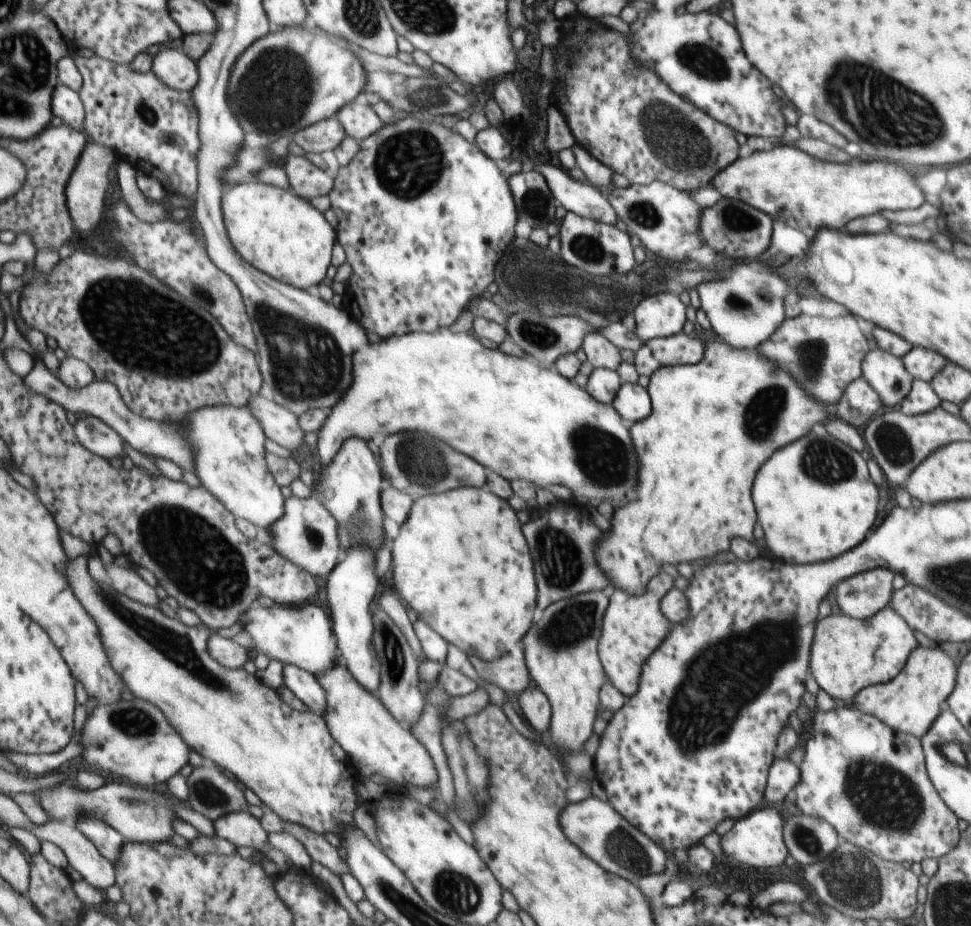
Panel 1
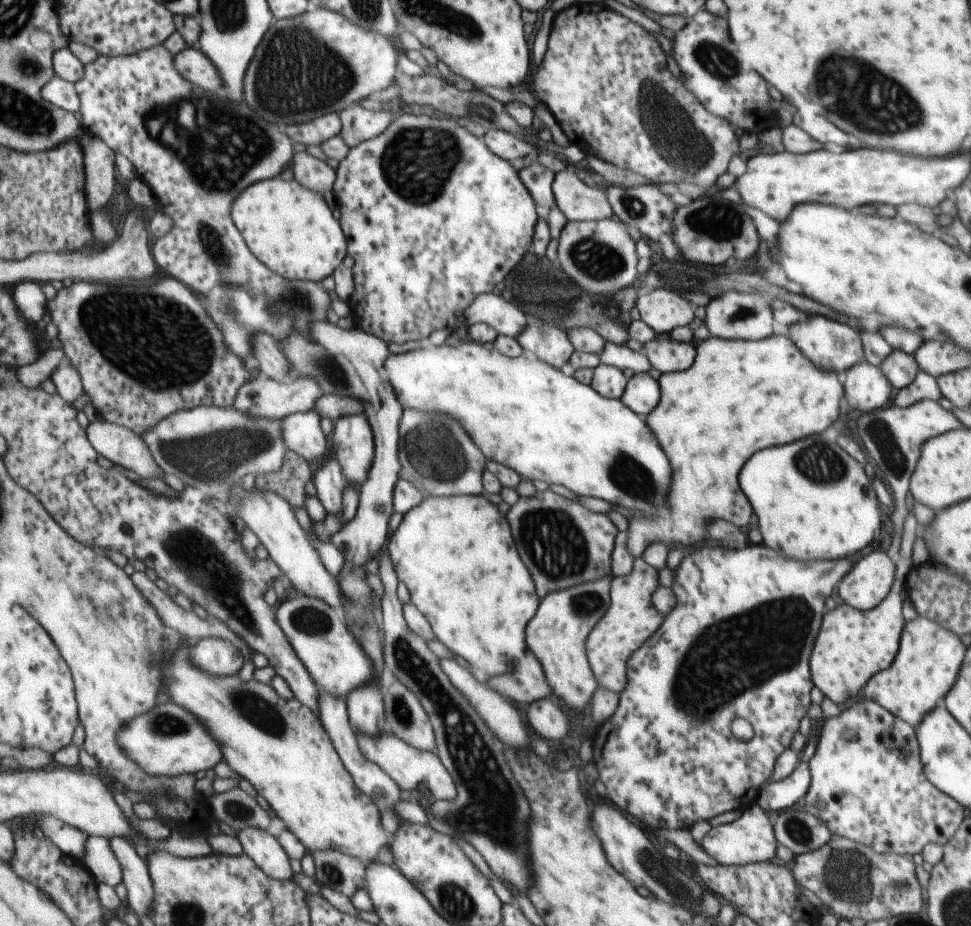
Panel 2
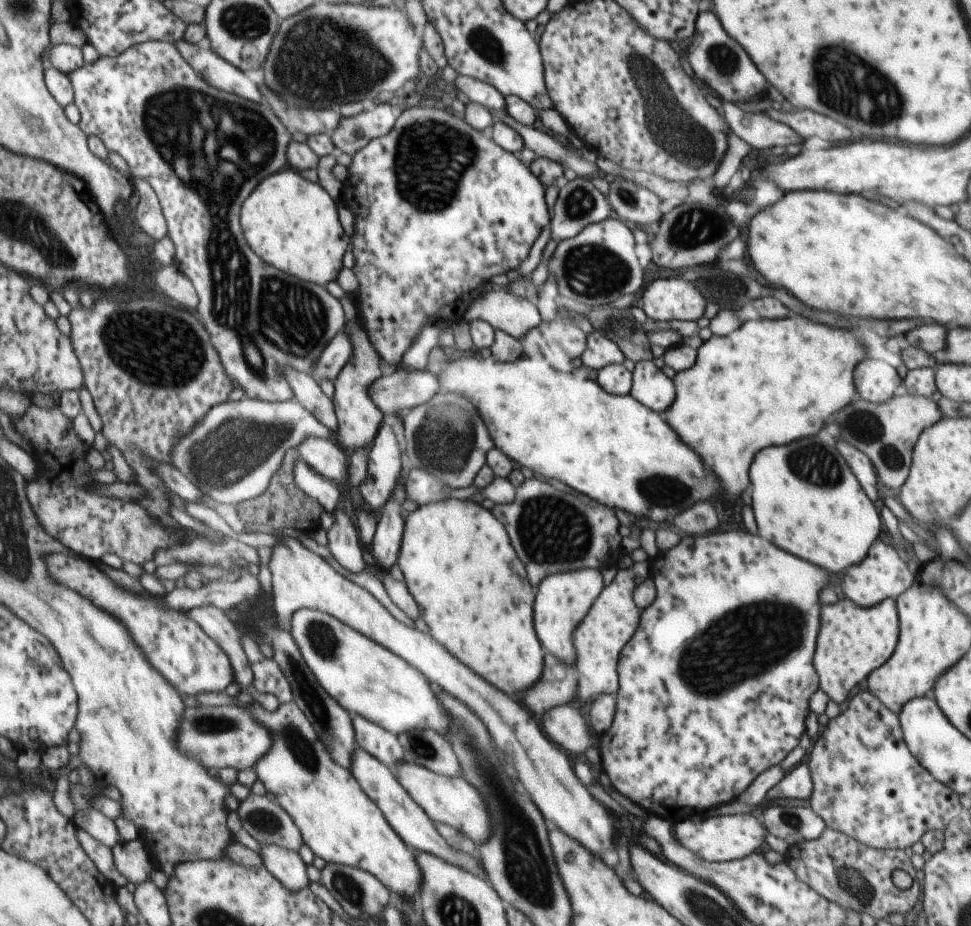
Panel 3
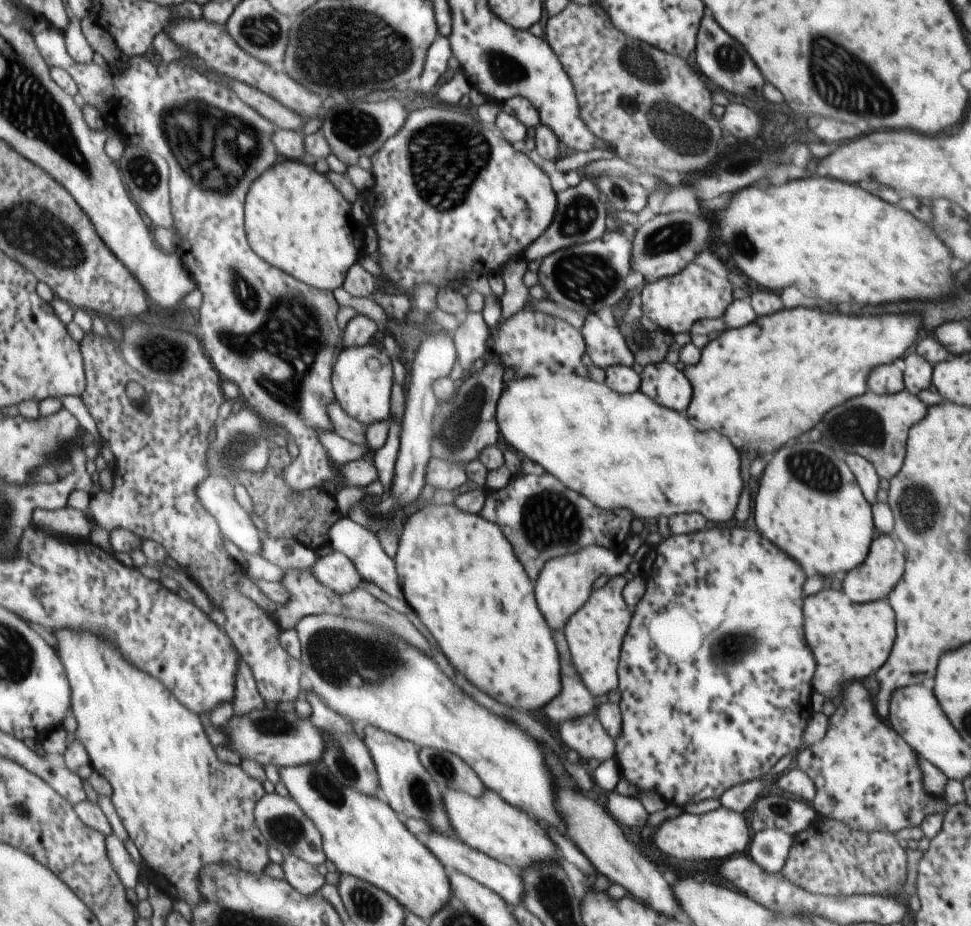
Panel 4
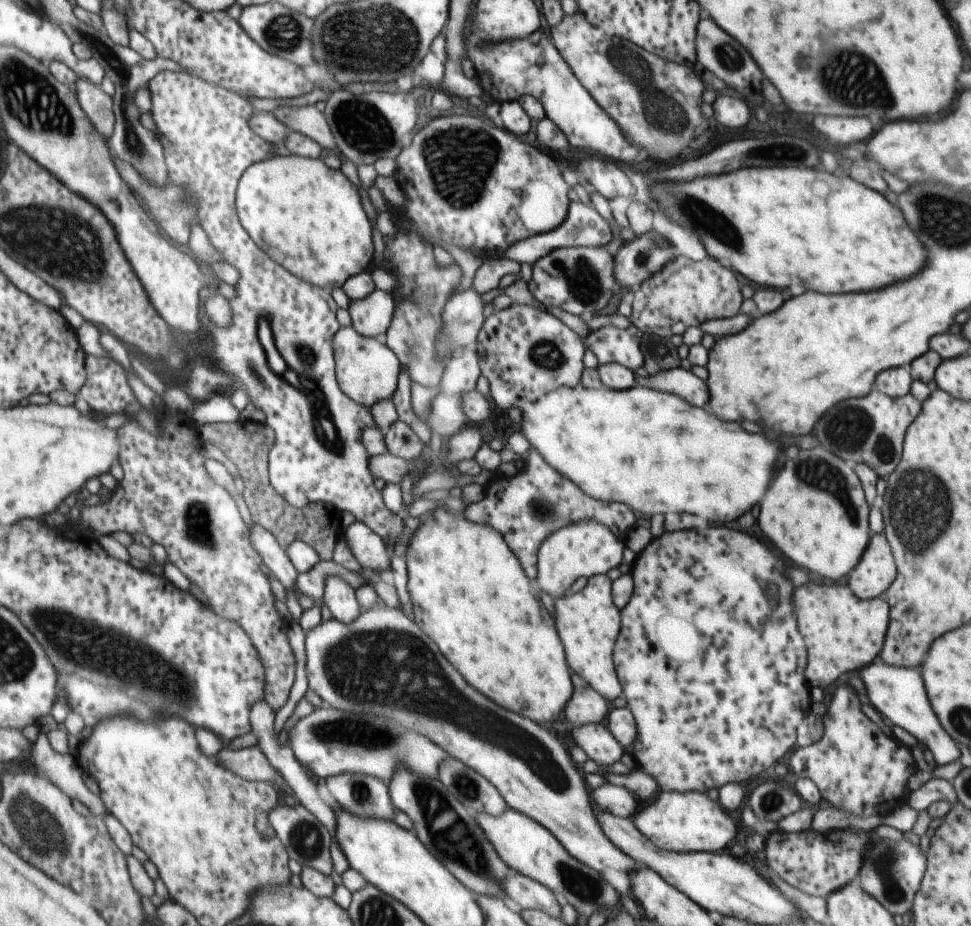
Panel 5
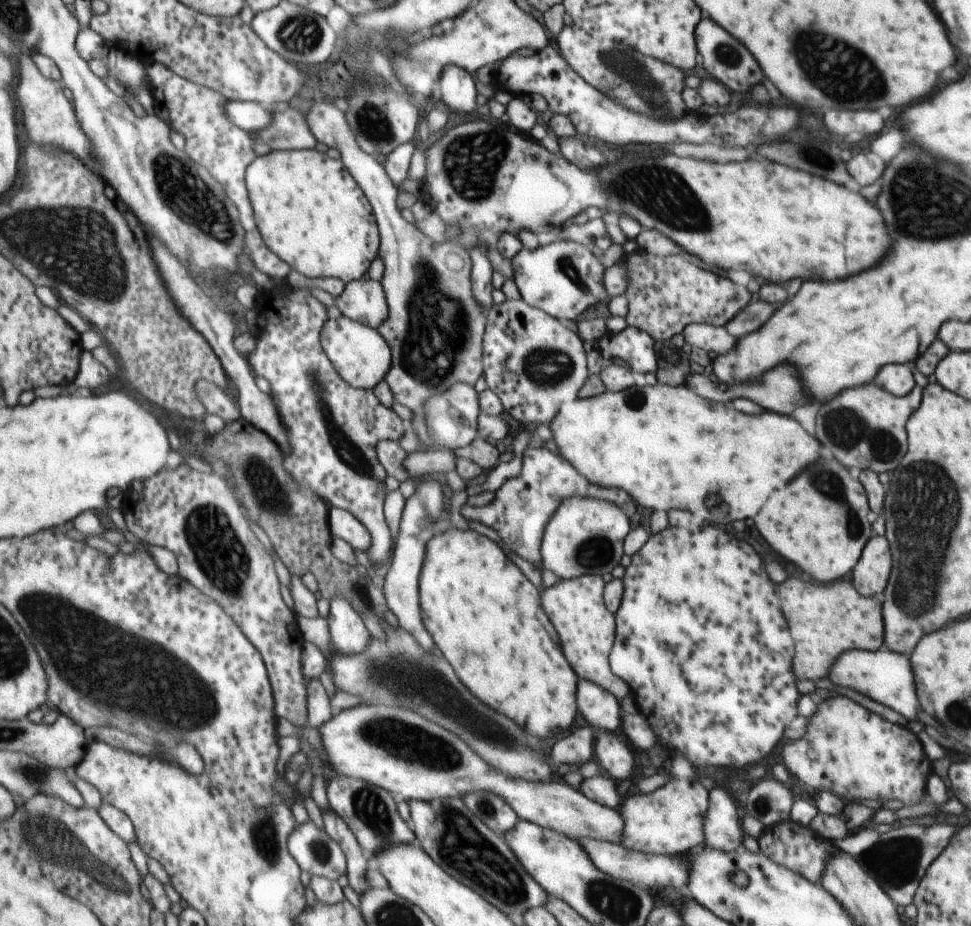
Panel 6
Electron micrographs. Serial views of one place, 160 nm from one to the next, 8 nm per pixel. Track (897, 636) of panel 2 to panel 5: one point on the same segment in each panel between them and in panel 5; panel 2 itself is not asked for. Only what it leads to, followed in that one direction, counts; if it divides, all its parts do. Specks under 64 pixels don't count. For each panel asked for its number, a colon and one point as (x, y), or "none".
3: (853, 641)
4: (856, 638)
5: (858, 627)

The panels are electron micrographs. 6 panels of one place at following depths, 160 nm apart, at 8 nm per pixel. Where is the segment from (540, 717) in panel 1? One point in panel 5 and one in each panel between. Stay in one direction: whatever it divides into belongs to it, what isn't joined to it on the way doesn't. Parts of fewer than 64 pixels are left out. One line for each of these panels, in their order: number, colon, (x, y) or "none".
2: (548, 720)
3: (563, 723)
4: (584, 734)
5: (594, 739)

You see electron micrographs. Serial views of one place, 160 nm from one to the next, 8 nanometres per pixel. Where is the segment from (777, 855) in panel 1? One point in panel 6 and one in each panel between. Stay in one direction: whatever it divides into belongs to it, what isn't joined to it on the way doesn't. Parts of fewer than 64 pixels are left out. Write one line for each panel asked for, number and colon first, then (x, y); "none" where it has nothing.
2: (749, 839)
3: (725, 838)
4: (719, 833)
5: (683, 823)
6: (670, 820)

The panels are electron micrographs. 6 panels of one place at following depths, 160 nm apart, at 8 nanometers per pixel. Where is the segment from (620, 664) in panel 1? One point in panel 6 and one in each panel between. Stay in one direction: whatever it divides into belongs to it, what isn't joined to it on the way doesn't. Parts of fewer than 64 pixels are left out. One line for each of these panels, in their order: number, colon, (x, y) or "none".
2: (631, 619)
3: (613, 618)
4: (593, 635)
5: (589, 622)
6: (586, 627)

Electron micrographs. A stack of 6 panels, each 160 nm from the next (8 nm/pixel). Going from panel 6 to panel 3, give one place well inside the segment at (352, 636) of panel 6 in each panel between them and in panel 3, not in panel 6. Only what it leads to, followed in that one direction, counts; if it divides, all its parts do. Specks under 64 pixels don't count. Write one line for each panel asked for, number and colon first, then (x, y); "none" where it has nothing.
3: (343, 541)
4: (338, 572)
5: (340, 598)

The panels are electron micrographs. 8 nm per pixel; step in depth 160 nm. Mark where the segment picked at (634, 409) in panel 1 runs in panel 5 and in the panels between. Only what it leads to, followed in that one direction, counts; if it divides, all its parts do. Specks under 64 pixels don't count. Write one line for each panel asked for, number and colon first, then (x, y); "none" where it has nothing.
2: (641, 394)
3: (650, 387)
4: (662, 382)
5: (676, 381)

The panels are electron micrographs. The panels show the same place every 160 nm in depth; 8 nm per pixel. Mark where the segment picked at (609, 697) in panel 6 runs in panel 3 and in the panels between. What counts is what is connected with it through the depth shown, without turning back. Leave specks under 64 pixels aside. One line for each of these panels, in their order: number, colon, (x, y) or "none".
3: (557, 684)
4: (573, 700)
5: (585, 706)

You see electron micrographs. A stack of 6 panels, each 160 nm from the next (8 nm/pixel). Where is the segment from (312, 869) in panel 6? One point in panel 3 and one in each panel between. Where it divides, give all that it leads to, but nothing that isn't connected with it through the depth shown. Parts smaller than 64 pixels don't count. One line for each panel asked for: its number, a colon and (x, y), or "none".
3: (266, 820)
4: (284, 825)
5: (308, 840)

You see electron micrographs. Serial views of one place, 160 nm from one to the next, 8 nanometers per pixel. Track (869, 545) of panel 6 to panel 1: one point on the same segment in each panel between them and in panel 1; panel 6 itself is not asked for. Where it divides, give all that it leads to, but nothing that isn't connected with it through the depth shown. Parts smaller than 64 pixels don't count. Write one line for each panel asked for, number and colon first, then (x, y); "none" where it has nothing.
1: (860, 596)
2: (867, 584)
3: (881, 574)
4: (883, 568)
5: (876, 570)

